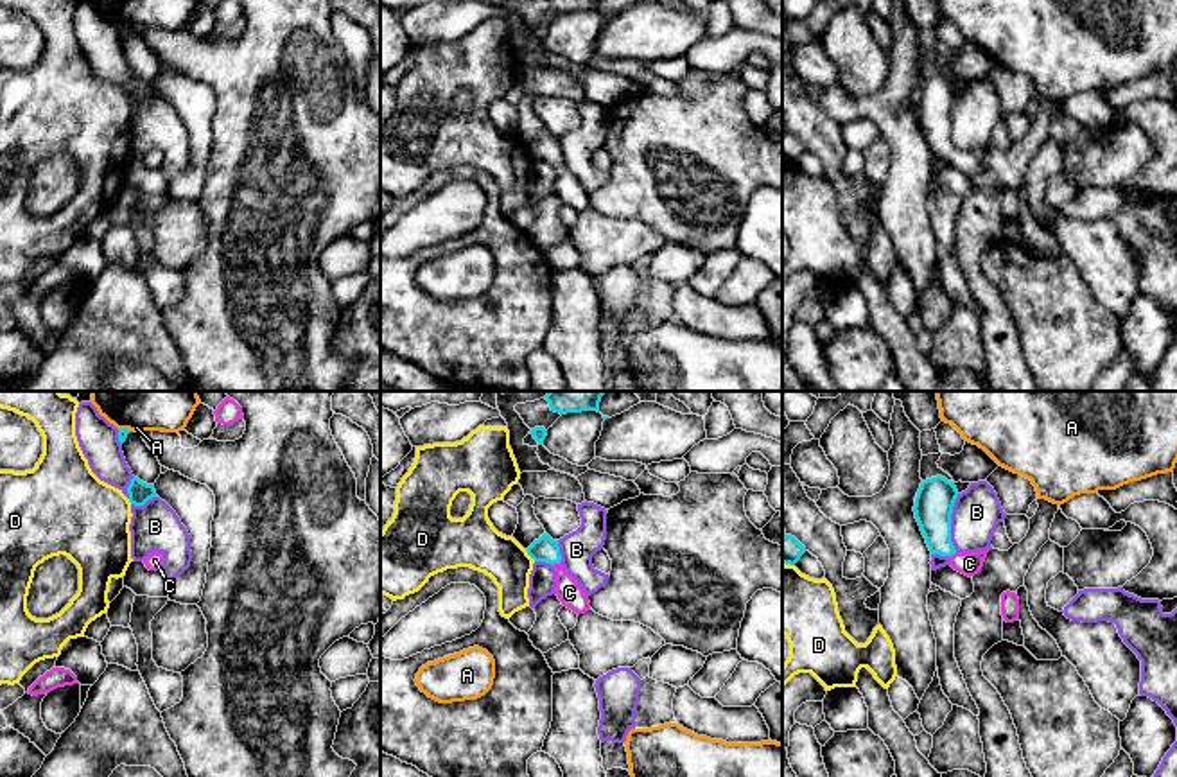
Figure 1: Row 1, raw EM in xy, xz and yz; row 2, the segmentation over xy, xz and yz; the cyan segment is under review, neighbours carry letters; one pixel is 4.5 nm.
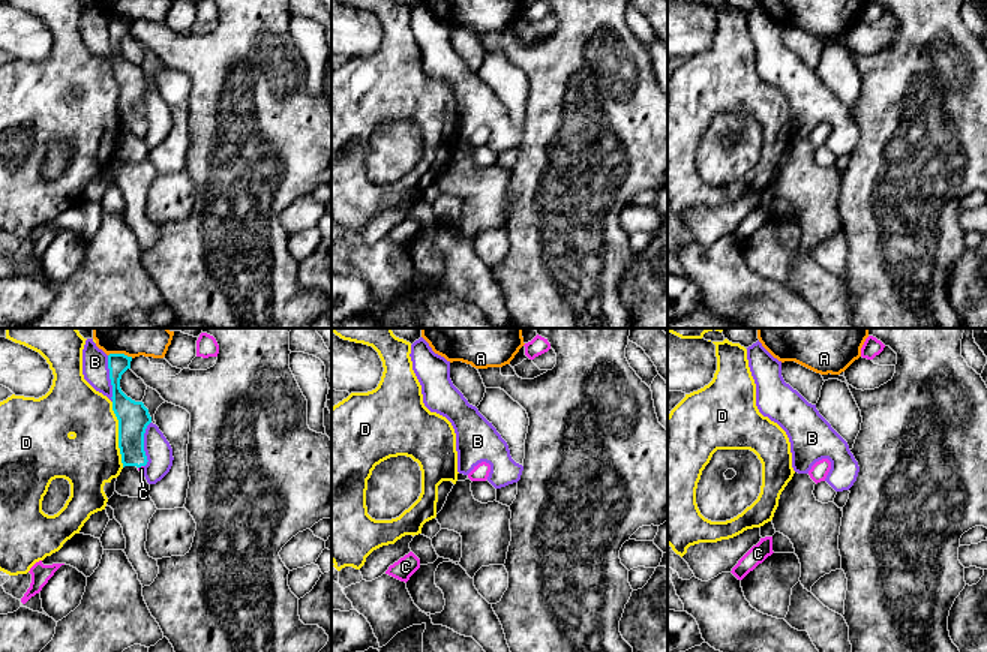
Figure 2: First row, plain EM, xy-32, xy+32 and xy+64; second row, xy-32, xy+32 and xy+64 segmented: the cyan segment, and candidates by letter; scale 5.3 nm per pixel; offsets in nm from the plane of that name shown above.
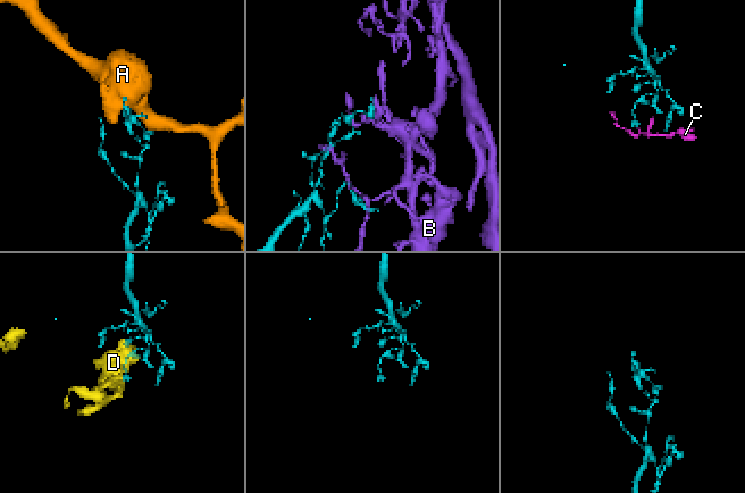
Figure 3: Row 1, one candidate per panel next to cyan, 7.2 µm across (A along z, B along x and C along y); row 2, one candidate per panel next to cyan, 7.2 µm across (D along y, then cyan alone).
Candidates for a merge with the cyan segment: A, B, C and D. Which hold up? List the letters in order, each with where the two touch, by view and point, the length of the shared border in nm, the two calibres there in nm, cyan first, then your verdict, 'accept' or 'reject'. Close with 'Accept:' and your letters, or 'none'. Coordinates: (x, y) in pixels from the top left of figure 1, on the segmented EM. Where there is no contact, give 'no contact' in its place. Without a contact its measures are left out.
A: meets cyan in xy at (126, 429); contact 70 nm long; 50 nm thick on the cyan side, 360 nm on the other; reject
B: meets cyan in yz at (950, 523); contact 260 nm long; 180 nm thick on the cyan side, 220 nm on the other; reject
C: meets cyan in xz at (557, 562); contact 50 nm long; 110 nm thick on the cyan side, 110 nm on the other; accept
D: meets cyan in xz at (530, 555); contact 80 nm long; 110 nm thick on the cyan side, 220 nm on the other; reject
Accept: C

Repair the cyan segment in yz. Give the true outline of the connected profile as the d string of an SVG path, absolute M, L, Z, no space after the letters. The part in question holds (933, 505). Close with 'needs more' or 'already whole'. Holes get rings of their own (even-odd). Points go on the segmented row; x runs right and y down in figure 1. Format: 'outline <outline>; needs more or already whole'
outline M937 476L920 483L913 511L931 554L947 556L955 571L971 578L981 571L990 549L976 553L958 553L955 549L951 542L951 513L956 497L955 483Z; needs more

